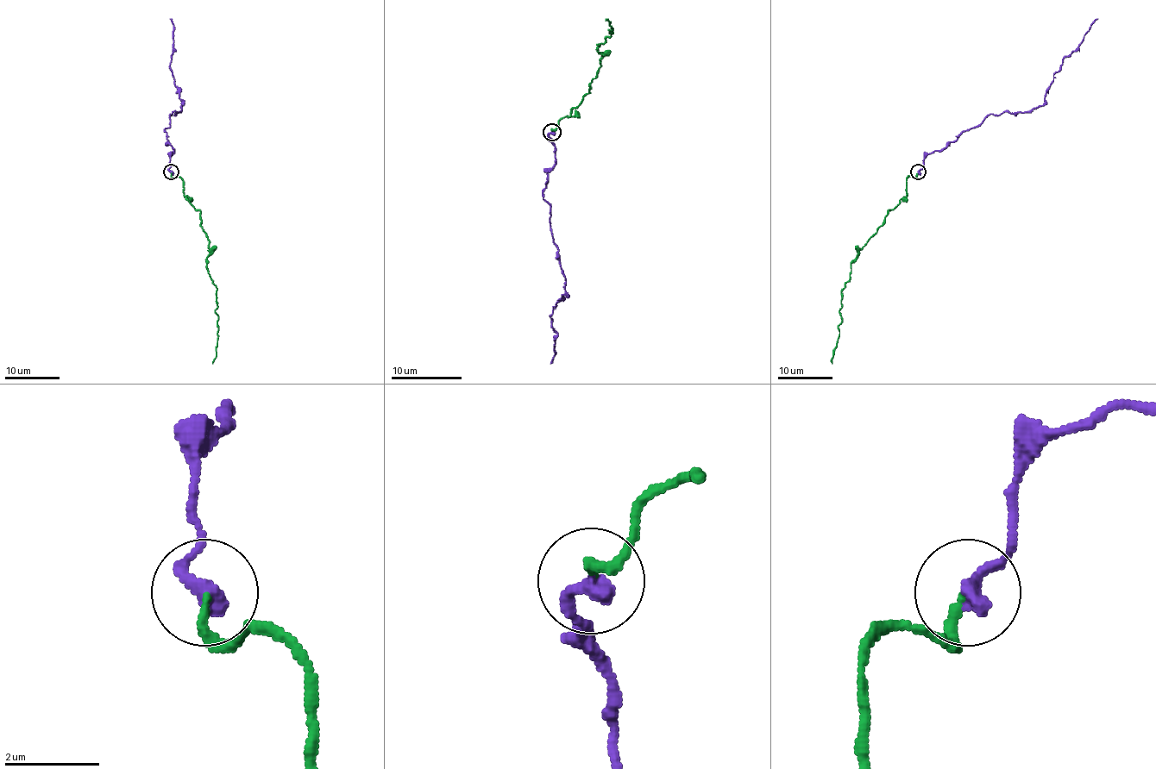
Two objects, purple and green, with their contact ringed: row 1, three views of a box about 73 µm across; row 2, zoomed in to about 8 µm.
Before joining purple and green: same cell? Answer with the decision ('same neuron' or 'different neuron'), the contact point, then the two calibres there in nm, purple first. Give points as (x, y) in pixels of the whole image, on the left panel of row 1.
same neuron; at (171, 171); 400 nm thick on the purple side, 170 nm on the other

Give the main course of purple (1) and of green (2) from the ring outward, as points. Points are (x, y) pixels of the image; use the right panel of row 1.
1: (919, 172), (929, 153), (943, 151), (988, 115), (1025, 113), (1042, 106), (1060, 65), (1098, 19)
2: (917, 172), (916, 178), (907, 179), (907, 196), (888, 212), (884, 222), (851, 265), (841, 291), (832, 364)

